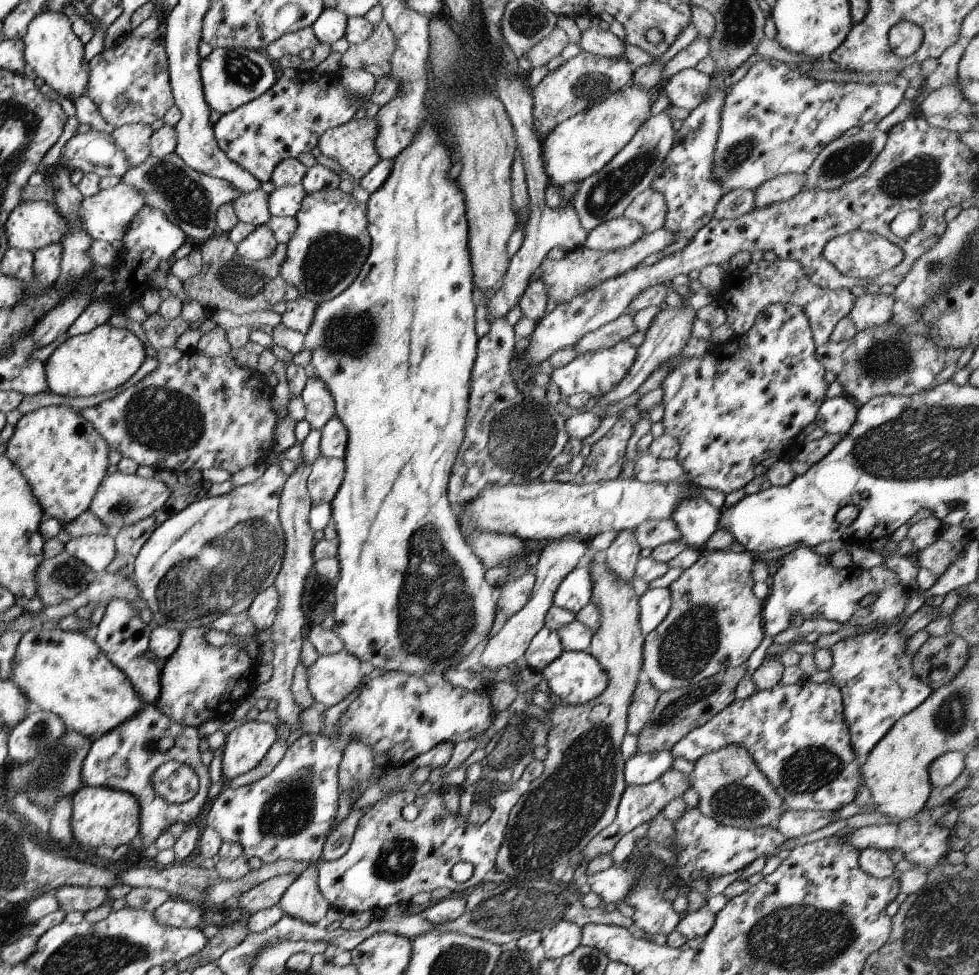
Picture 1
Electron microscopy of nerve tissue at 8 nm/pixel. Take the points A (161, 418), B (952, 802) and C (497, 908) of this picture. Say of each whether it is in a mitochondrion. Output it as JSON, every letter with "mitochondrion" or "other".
{"A":"mitochondrion","B":"other","C":"mitochondrion"}

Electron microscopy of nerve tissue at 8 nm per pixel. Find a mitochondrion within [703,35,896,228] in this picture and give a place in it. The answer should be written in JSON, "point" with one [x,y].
{"point":[843,162]}

